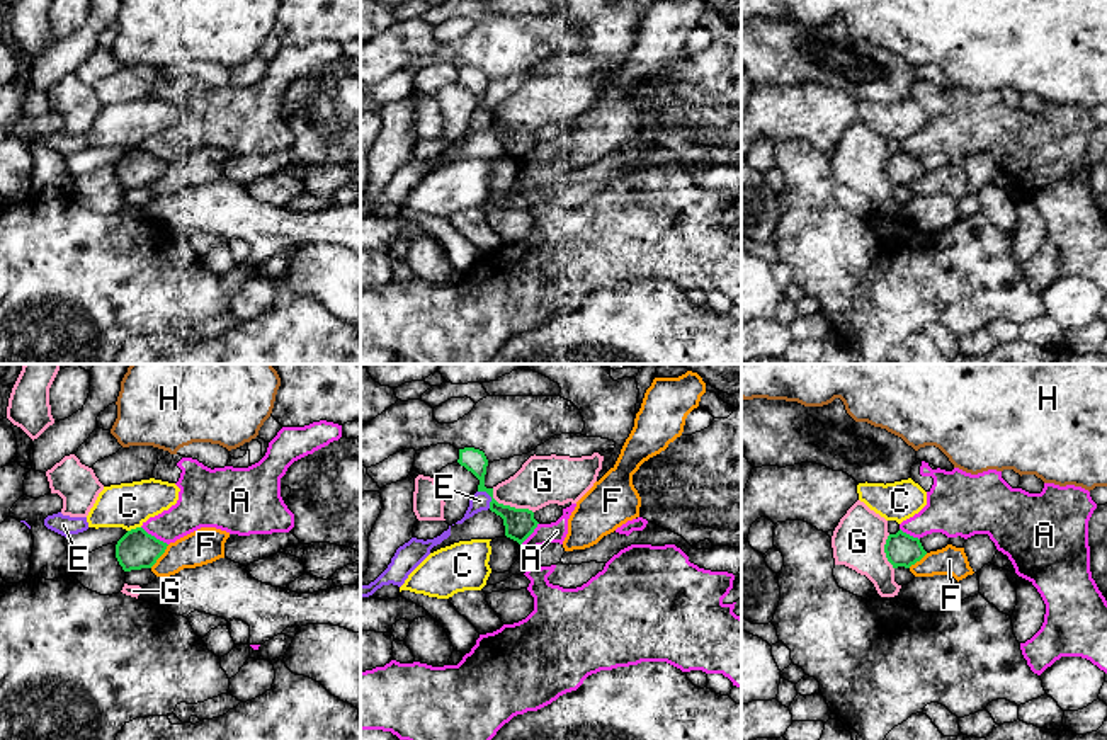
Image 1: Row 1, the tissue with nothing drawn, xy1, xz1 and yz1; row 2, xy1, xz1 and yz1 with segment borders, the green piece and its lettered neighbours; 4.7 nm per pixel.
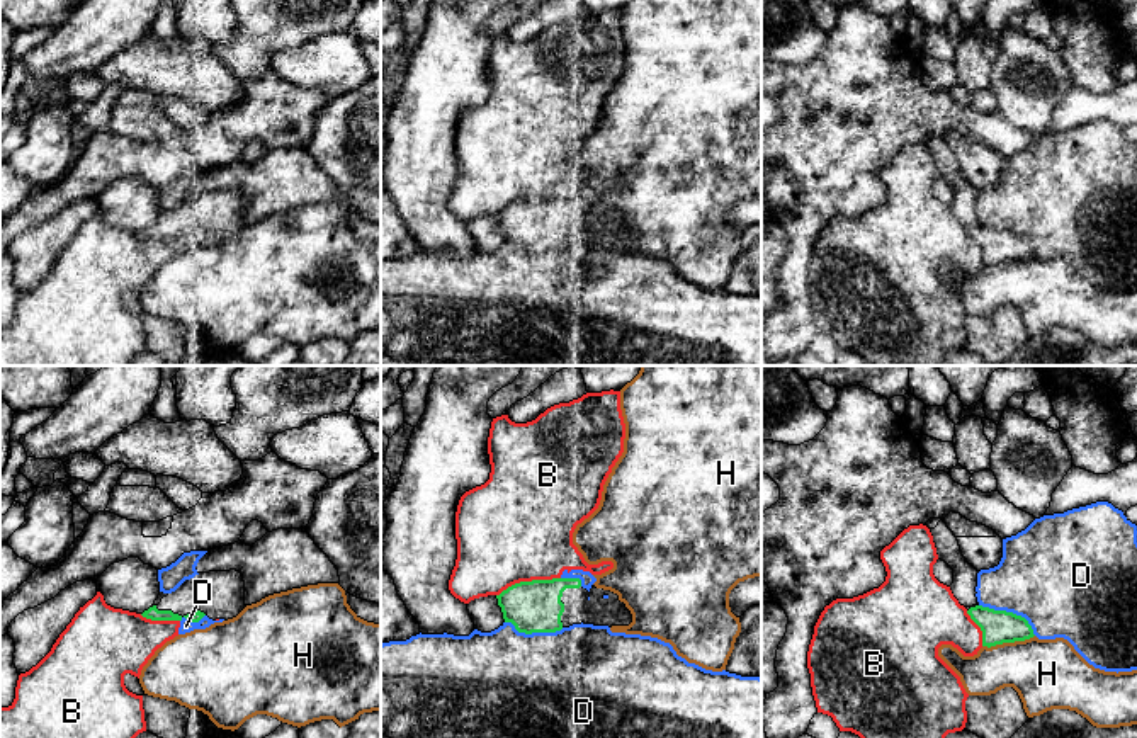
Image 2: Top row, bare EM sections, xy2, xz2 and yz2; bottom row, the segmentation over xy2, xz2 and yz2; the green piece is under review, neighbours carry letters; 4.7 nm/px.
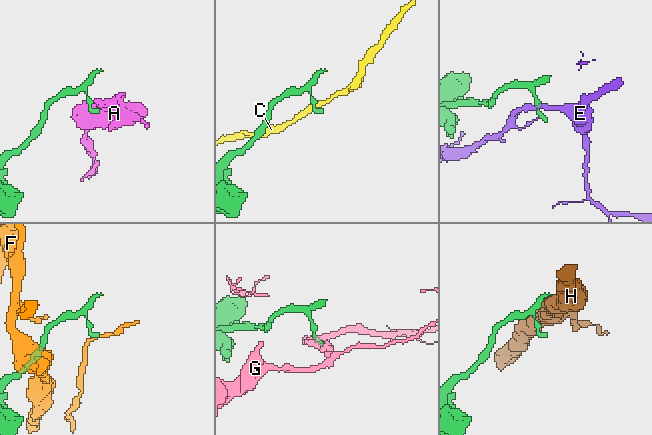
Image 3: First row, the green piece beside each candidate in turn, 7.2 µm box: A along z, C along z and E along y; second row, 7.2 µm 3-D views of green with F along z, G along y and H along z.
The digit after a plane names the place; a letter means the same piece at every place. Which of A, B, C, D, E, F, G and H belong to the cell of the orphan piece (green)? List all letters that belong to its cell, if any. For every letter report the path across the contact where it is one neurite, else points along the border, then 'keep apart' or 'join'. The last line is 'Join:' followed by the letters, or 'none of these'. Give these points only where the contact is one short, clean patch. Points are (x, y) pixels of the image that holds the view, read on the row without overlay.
A: along xy1 (141, 145), (167, 164) | keep apart
B: keep apart
C: along xy1 (140, 145), (128, 150) | keep apart
D: keep apart
E: along xz1 (478, 109), (490, 116), (490, 126) | keep apart
F: keep apart
G: along xz1 (492, 108), (492, 114), (499, 121), (527, 126), (533, 131) | keep apart
H: keep apart
Join: none of these

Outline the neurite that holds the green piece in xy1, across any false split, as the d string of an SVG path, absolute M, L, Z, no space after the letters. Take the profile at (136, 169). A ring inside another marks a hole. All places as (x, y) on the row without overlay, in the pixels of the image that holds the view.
M136 146L117 160L116 177L124 191L151 187L167 165L167 162L148 153L143 146Z

